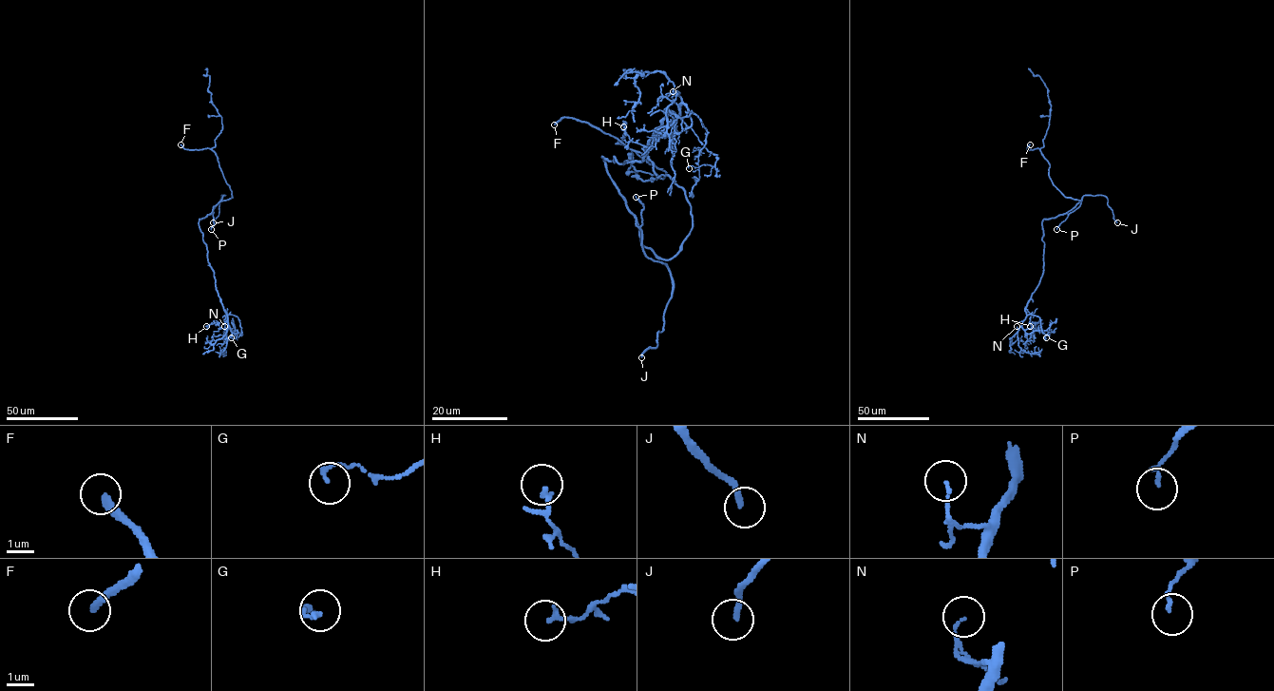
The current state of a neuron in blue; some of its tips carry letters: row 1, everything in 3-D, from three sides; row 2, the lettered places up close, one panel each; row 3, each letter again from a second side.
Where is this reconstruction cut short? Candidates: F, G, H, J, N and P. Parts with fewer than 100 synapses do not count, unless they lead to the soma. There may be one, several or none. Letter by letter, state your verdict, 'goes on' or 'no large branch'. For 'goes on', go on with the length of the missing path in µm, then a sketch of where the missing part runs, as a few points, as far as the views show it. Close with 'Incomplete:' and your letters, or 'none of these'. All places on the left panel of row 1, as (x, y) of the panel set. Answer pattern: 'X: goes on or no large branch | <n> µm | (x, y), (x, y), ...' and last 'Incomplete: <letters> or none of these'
F: goes on | 120 µm | (180, 144), (176, 125), (177, 96), (192, 86), (195, 55), (205, 28)
G: no large branch
H: no large branch
J: goes on | 45 µm | (213, 222), (207, 233), (191, 236), (196, 252), (192, 256)
N: no large branch
P: no large branch
Incomplete: F, J

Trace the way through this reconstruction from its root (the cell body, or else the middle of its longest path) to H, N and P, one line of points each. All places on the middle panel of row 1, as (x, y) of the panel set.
H: (637, 222), (602, 158), (641, 162), (669, 114), (675, 126), (670, 124), (650, 146), (633, 143), (623, 126)
N: (637, 222), (602, 158), (641, 162), (655, 131), (671, 112), (679, 114), (682, 99), (673, 91)
P: (637, 222), (638, 226), (642, 224), (644, 206), (636, 197)

